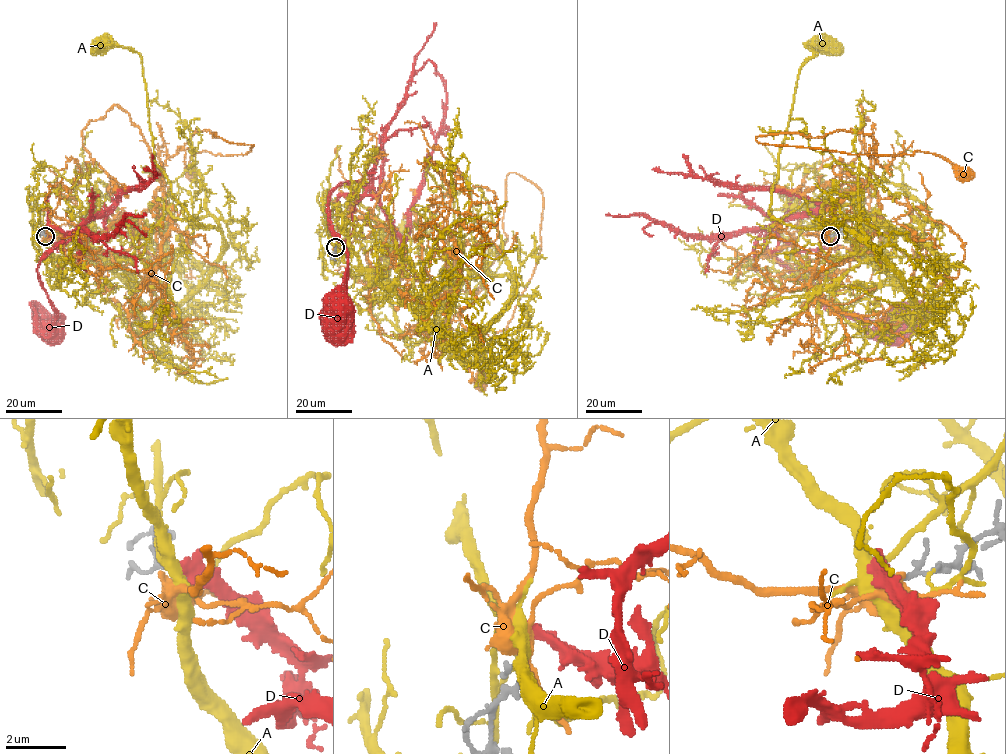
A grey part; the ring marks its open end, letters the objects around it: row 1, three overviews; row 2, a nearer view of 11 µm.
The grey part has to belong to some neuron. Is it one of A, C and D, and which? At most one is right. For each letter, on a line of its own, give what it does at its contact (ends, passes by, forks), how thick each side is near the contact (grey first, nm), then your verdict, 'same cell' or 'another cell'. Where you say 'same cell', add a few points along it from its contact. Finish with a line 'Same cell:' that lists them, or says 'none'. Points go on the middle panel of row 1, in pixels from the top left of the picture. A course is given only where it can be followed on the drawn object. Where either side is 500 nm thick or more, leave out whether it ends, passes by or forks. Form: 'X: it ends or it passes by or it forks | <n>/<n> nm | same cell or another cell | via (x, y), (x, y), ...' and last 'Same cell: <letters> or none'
A: it forks | 190/360 nm | another cell
C: 160/500 nm | another cell
D: 200/500 nm | another cell
Same cell: none

